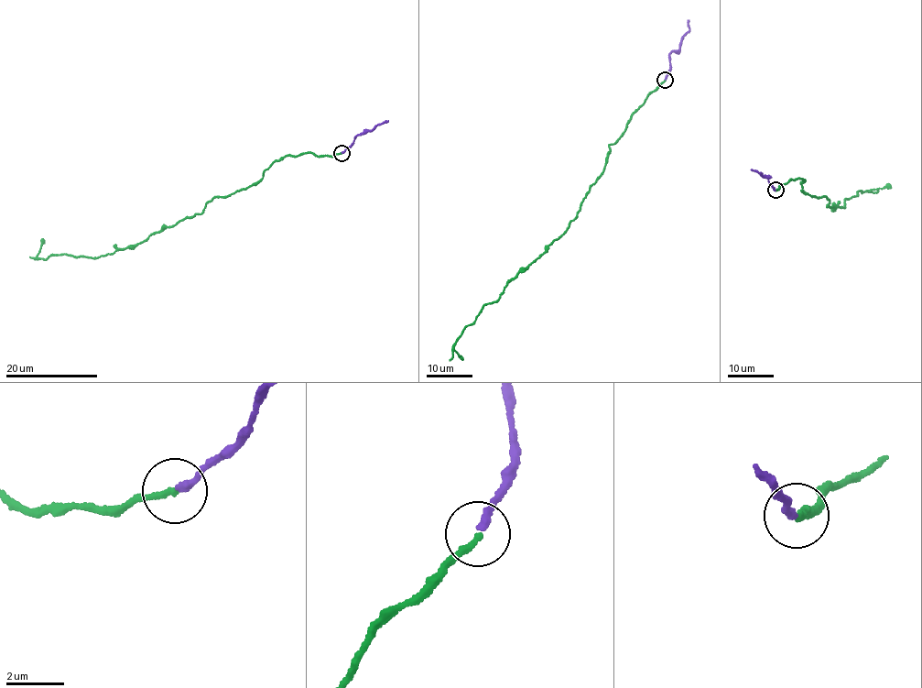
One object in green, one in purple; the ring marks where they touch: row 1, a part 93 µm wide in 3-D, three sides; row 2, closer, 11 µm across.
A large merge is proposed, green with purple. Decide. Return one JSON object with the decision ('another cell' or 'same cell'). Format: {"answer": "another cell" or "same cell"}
{"answer": "same cell"}

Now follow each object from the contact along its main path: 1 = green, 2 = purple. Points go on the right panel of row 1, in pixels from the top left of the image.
1: (775, 190), (802, 179), (802, 191), (826, 198), (834, 209), (858, 191), (891, 186)
2: (775, 190), (767, 176), (751, 169)

